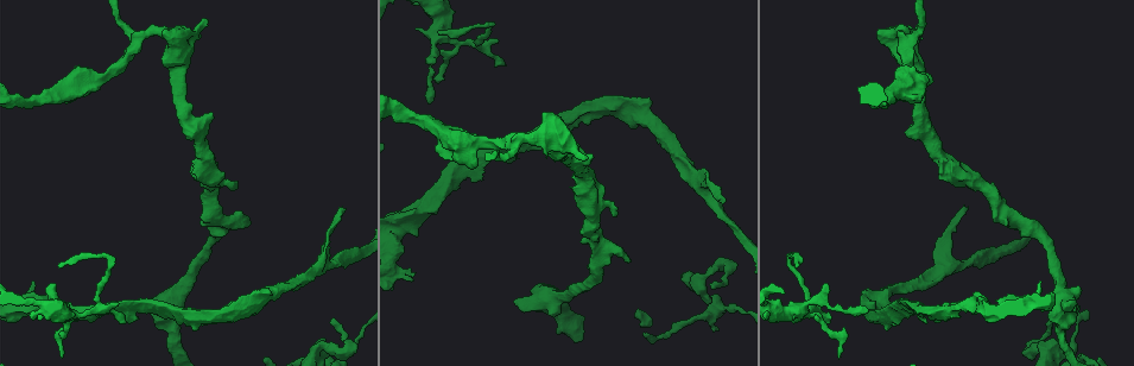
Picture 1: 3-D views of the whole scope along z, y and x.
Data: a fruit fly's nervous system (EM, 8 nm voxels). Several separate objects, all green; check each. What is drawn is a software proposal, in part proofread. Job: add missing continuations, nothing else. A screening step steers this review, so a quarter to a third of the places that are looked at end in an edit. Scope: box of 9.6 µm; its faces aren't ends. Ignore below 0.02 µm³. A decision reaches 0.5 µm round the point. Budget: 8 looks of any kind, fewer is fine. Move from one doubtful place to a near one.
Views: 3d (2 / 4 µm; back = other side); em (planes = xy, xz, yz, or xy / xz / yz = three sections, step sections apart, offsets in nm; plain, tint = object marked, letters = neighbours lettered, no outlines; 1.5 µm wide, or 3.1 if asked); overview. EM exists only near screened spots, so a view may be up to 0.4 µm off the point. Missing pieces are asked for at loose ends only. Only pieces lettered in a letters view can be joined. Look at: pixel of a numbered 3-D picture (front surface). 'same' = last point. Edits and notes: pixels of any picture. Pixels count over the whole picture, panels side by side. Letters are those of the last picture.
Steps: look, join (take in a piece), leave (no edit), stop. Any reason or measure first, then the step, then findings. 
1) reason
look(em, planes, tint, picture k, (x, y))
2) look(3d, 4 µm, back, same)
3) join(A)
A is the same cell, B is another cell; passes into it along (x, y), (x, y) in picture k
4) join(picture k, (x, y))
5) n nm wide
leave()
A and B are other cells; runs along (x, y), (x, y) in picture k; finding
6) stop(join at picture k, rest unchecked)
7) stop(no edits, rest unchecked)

look(3d, 2 µm, picture 1, (248, 222))

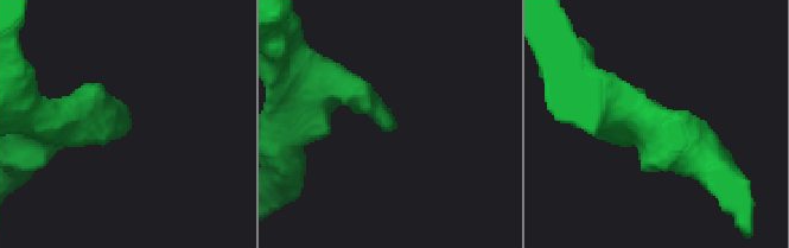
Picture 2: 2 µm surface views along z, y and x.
need the tissue
look(em, planes, letters, picture 2, (394, 125))

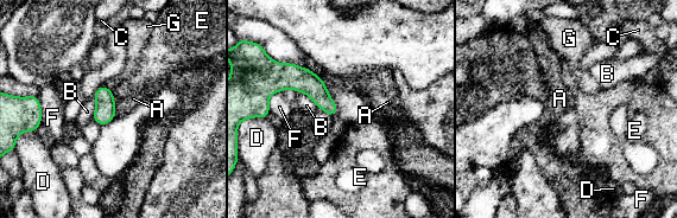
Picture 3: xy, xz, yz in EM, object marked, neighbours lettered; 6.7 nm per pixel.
leave()
A, B, C, D, E, F and G are other cells; border along (114, 104), (116, 113) in picture 3; none of them fits

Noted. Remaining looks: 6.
an open end
look(3d, 4 µm, picture 1, (723, 202))

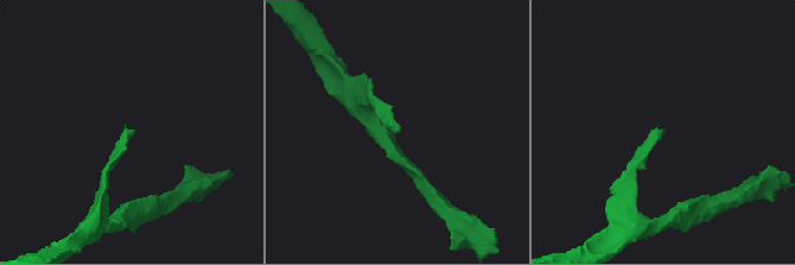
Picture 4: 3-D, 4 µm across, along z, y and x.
now the EM
look(em, yz, step 8, letters, picture 4, (663, 132))

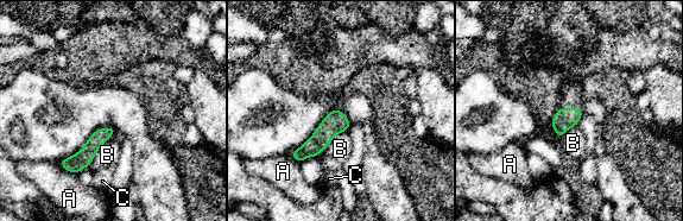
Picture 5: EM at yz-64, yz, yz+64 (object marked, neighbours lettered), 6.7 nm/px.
another direction
look(em, xz, step 4, letters, same)

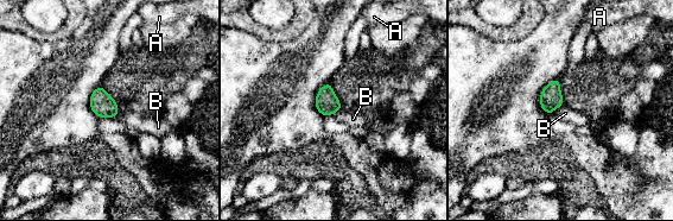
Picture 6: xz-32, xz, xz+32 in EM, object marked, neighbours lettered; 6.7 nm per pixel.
leave()
A and B are other cells; none of them fits

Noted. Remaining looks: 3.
branch stops here
look(3d, 4 µm, picture 1, (135, 318))

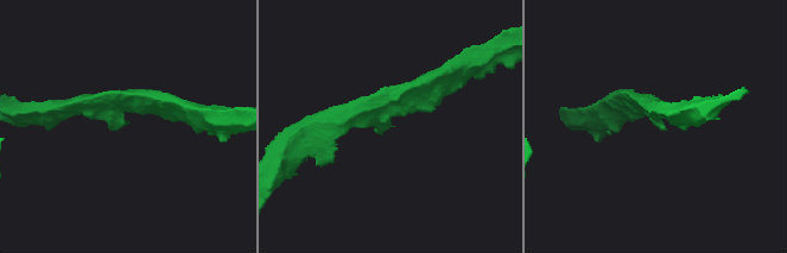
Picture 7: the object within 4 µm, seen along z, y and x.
shape alone is not enough
look(em, planes, letters, picture 7, (653, 120))

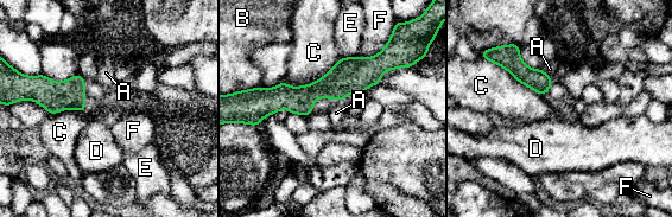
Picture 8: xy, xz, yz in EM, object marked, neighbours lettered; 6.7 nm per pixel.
200 nm wide
leave()
A, B, C, D, E and F are other cells; runs along (355, 87), (226, 101) in picture 8; no lettered piece goes on from it

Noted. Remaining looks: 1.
stop(no edits, rest unchecked)

